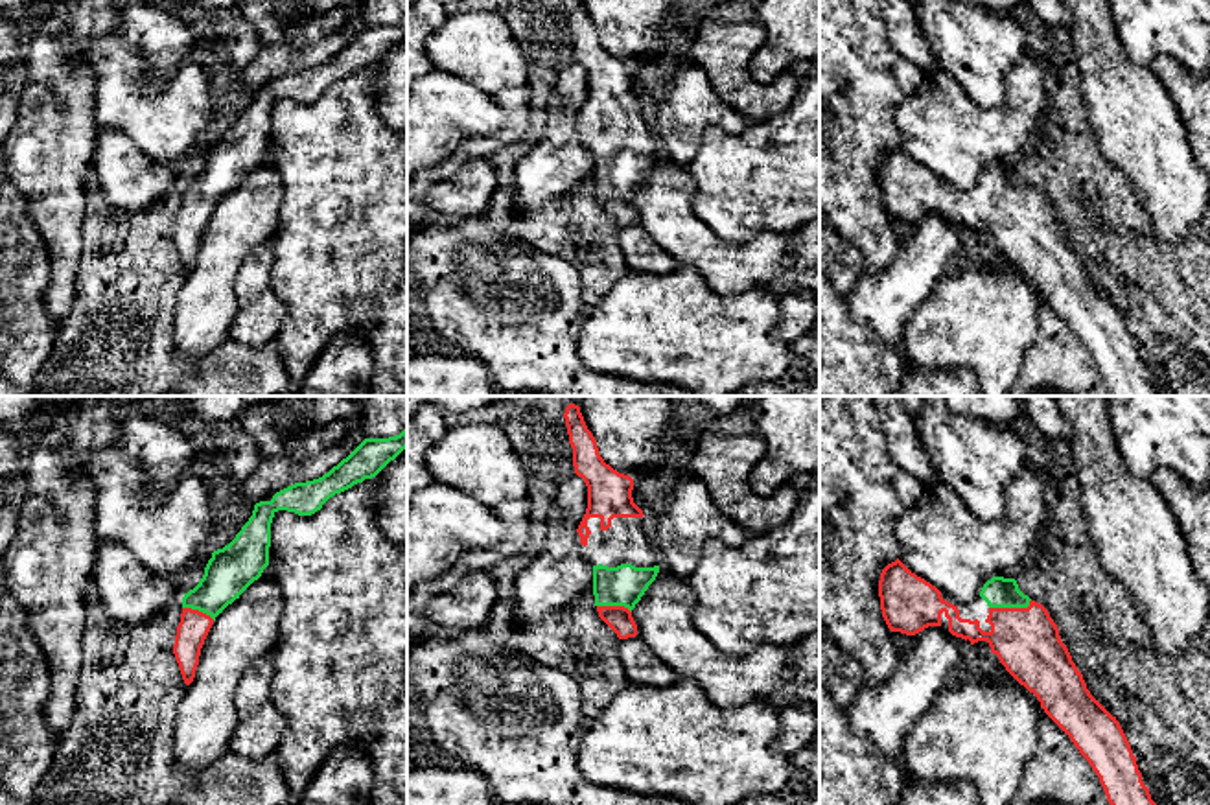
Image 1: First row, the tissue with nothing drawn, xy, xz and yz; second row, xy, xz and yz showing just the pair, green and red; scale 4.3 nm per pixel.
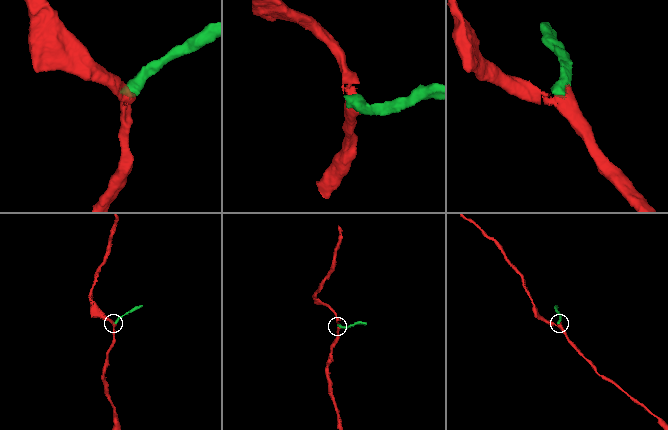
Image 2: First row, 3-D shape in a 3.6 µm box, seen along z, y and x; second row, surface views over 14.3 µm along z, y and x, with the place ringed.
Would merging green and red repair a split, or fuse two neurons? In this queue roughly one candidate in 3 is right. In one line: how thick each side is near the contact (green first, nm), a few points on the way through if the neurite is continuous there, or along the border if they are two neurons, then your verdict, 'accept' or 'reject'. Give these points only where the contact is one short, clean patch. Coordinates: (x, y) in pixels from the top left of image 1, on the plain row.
140 nm thick on the green side, 280 nm on the other; runs through yz (999, 179), (1012, 194), (1026, 227); accept

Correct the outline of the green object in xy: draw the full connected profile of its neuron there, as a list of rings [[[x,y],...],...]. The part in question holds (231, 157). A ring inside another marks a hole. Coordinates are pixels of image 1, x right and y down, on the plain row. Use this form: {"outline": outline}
{"outline": [[[407,15],[389,26],[365,26],[346,46],[319,66],[295,70],[254,92],[236,125],[212,140],[199,171],[184,181],[173,241],[182,267],[195,265],[201,236],[215,204],[262,164],[269,153],[271,111],[278,98],[311,103],[357,70],[376,64],[407,35]]]}

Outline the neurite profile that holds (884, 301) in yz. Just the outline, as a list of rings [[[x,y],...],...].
[[[928,214],[899,241],[893,260],[878,273],[862,274],[847,295],[849,313],[902,354],[904,330],[937,282],[954,269],[971,247],[972,234]]]

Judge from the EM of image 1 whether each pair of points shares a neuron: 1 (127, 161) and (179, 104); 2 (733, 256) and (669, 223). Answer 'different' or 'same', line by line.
1: different
2: same

